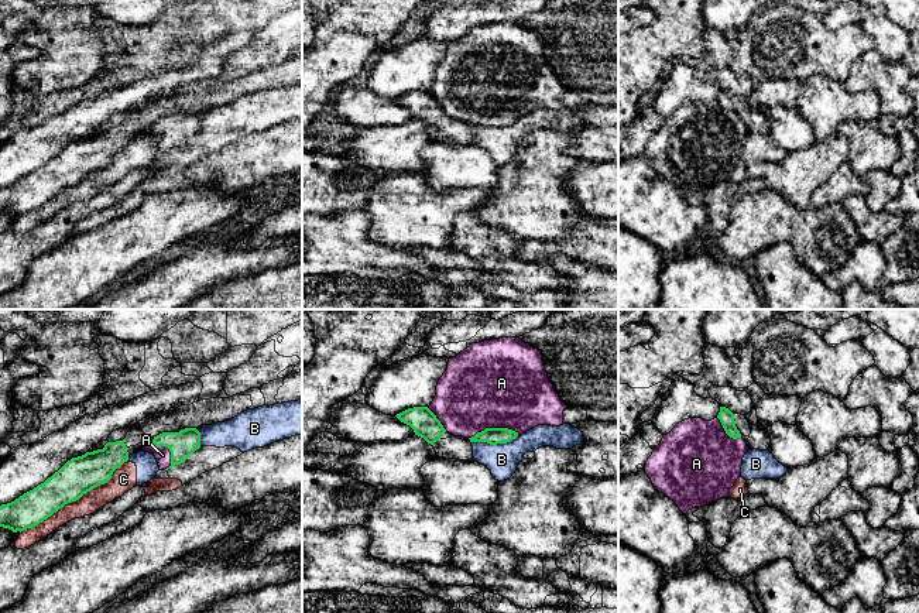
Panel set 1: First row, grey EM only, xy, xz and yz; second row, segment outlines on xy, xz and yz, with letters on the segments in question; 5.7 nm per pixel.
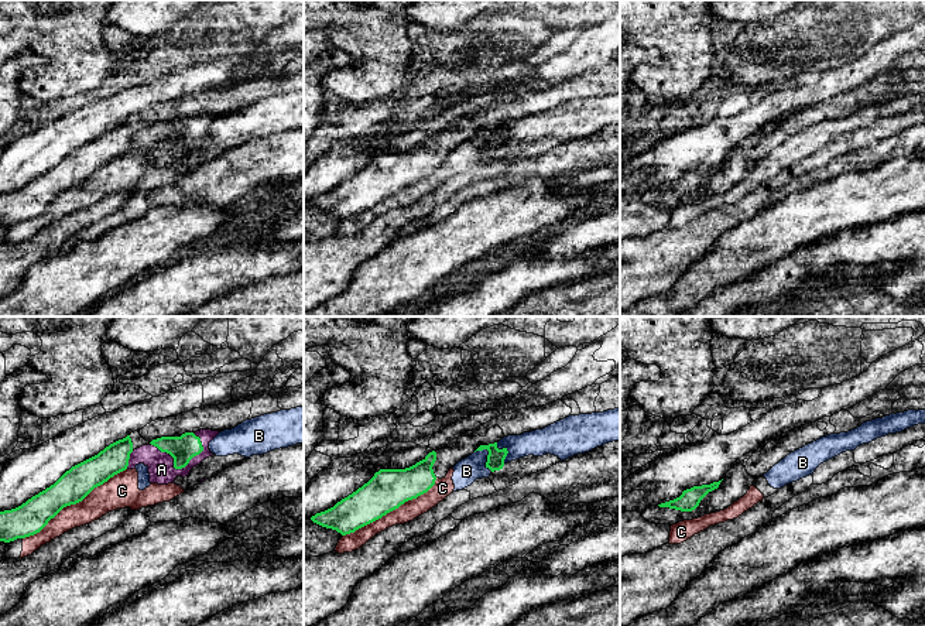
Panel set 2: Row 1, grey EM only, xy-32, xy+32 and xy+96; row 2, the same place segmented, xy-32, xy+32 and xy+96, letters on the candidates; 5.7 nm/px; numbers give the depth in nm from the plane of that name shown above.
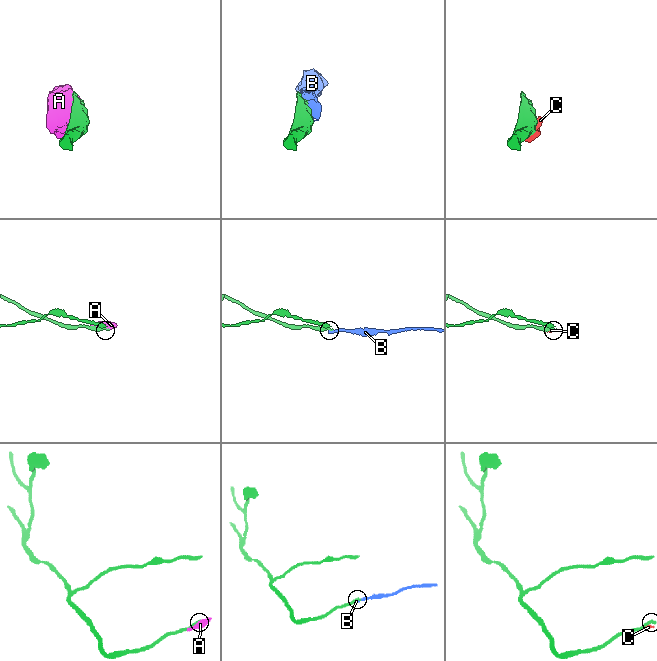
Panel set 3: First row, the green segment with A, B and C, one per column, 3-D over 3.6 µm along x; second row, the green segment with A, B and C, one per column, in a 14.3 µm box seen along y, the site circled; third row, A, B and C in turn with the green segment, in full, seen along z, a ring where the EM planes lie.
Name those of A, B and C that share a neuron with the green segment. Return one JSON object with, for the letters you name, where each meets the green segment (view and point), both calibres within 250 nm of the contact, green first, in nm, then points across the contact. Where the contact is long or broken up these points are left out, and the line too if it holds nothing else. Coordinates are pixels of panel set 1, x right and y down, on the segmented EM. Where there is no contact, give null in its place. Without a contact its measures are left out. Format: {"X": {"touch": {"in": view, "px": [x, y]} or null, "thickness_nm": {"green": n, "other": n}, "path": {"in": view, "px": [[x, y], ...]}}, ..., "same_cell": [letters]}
{"same_cell": []}

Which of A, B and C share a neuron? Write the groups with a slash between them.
A / B C

